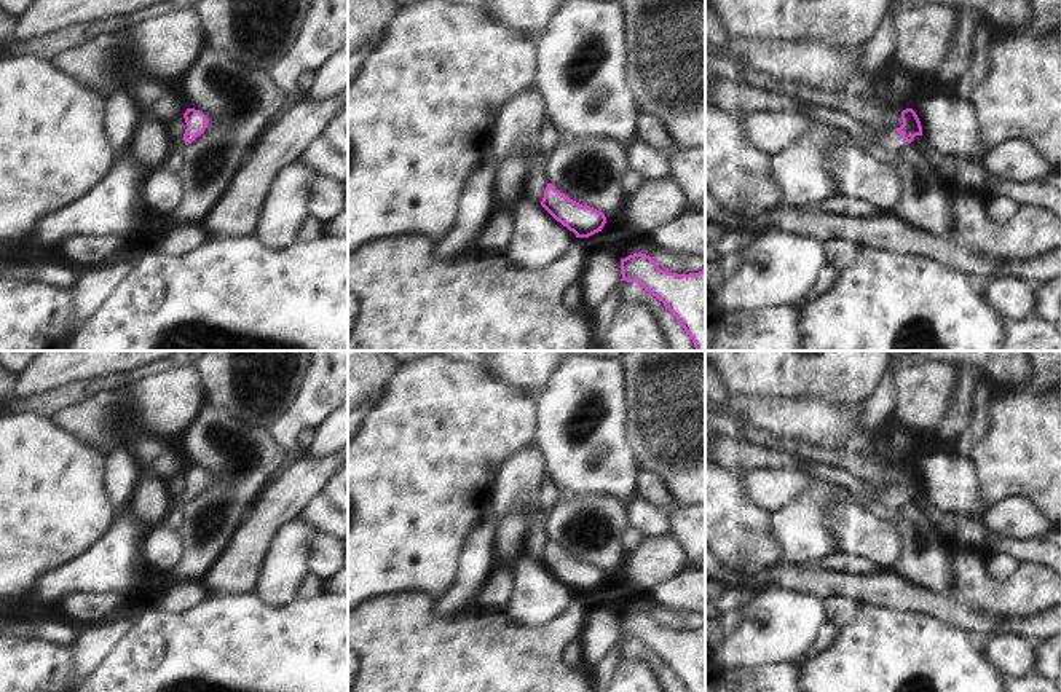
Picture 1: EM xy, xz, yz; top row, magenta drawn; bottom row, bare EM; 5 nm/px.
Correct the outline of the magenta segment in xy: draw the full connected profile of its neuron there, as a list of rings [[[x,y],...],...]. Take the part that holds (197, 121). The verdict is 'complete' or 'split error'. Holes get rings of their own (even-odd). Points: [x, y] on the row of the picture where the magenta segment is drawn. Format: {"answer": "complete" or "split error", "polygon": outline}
{"answer": "split error", "polygon": [[[187,108],[187,112],[183,113],[183,118],[187,123],[187,129],[185,129],[183,139],[174,144],[176,150],[182,150],[188,144],[191,144],[198,136],[204,132],[209,123],[206,115],[195,108]]]}

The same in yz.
{"answer": "split error", "polygon": [[[913,108],[901,112],[903,124],[878,136],[878,140],[889,150],[898,151],[909,145],[916,136],[922,136],[921,121]]]}

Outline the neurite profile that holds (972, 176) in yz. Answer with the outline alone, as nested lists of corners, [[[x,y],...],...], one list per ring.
[[[916,136],[909,144],[919,148],[937,167],[946,182],[954,180],[959,188],[983,193],[1002,182],[999,175],[989,172],[981,161],[965,161],[951,155],[940,155],[924,136]]]

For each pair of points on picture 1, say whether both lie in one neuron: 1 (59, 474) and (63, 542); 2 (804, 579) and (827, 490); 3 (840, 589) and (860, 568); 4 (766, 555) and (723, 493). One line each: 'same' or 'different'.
1: same
2: different
3: different
4: same

